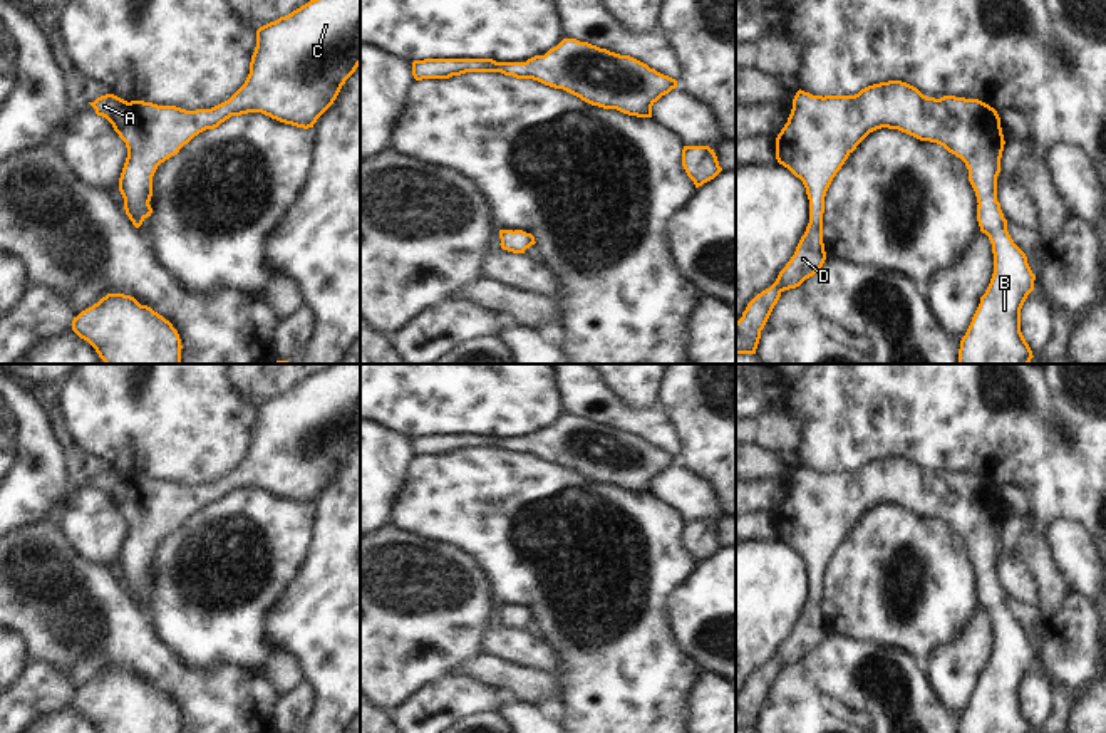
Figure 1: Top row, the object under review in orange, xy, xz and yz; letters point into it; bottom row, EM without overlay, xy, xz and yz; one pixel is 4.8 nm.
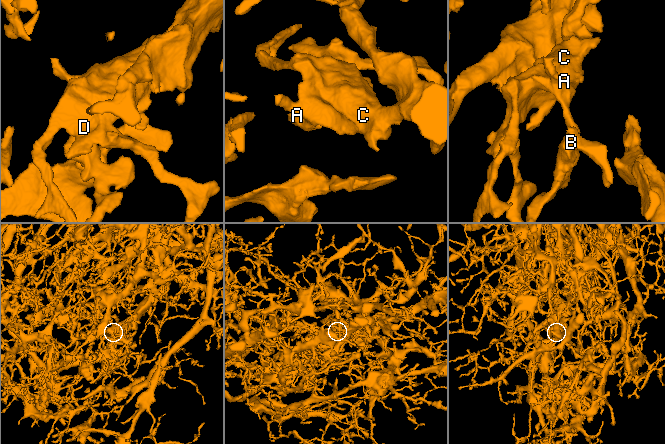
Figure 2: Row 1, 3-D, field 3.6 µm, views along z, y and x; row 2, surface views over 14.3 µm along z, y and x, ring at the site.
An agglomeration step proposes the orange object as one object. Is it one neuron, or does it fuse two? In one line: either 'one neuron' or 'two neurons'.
one neuron

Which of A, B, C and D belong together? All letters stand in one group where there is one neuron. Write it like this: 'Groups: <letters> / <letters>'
Groups: A B C D.

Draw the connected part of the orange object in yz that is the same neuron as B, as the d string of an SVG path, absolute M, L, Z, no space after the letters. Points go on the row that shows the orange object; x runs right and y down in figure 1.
M902 81L873 84L855 96L796 92L788 122L776 138L776 159L803 181L809 223L776 282L757 294L736 322L736 354L756 354L761 330L781 294L823 267L826 191L856 146L881 127L937 143L969 169L979 203L977 221L992 243L994 273L960 341L959 364L1029 364L1034 356L1021 332L1021 309L1034 290L1036 275L1010 238L997 201L1005 144L1000 117L979 99L927 97Z

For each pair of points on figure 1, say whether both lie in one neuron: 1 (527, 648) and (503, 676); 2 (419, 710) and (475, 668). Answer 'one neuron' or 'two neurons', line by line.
1: two neurons
2: two neurons

